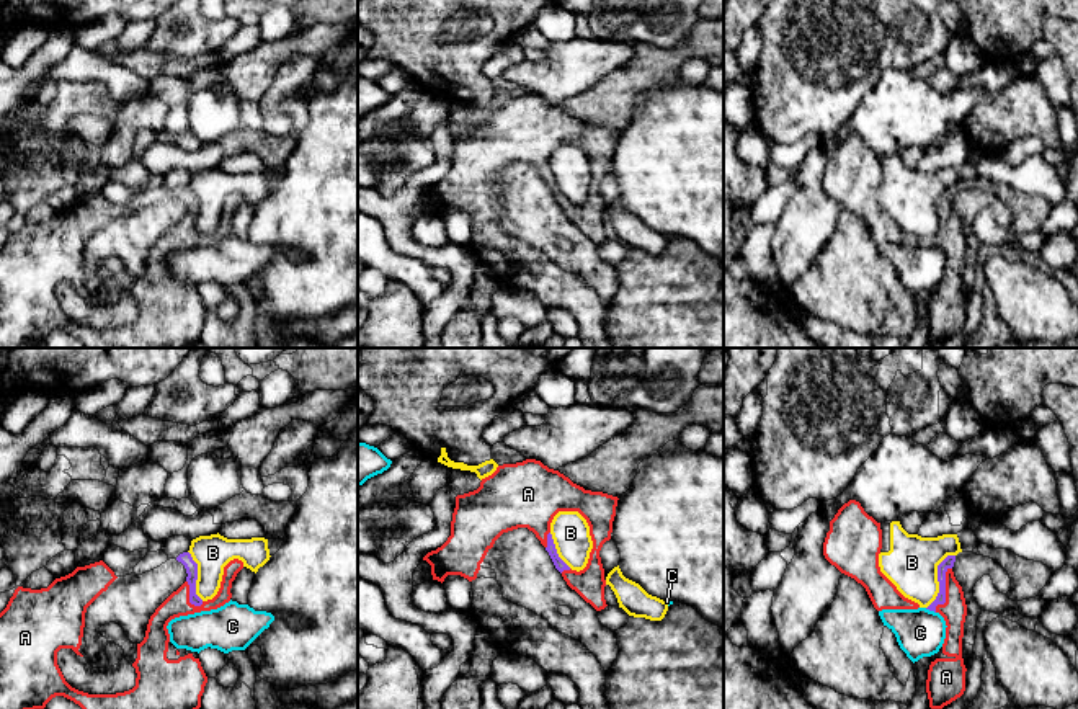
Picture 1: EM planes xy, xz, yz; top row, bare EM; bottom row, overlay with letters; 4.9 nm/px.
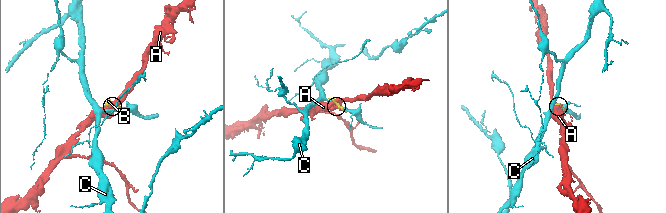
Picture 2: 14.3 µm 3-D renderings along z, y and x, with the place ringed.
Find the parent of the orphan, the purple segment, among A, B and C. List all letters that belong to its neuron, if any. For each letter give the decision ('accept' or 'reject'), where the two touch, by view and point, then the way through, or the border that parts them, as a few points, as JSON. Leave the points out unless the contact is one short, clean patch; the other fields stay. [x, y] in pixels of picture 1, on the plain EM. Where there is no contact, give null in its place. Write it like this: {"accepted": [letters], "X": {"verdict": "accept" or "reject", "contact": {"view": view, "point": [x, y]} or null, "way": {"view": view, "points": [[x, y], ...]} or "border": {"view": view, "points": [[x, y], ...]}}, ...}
{"accepted": ["A"], "A": {"verdict": "accept", "contact": {"view": "yz", "point": [944, 226]}, "way": {"view": "yz", "points": [[948, 196], [944, 226], [954, 244]]}}, "B": {"verdict": "reject", "contact": {"view": "yz", "point": [938, 213]}, "border": {"view": "yz", "points": [[954, 188], [949, 188], [938, 200], [938, 229], [926, 242]]}}, "C": {"verdict": "reject", "contact": {"view": "yz", "point": [930, 244]}, "border": {"view": "yz", "points": [[925, 242], [935, 247]]}}}

